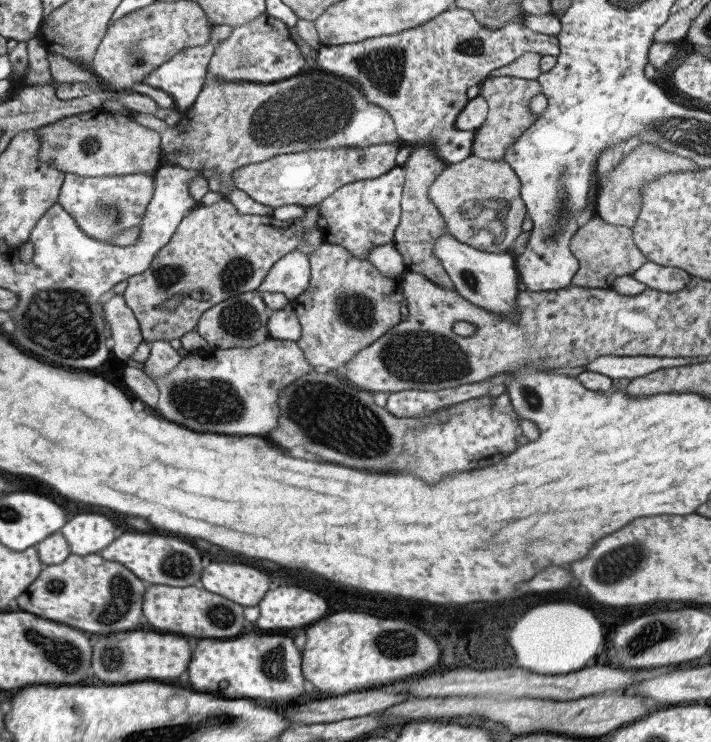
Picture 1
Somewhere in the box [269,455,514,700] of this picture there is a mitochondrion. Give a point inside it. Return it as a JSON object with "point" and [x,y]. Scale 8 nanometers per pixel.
{"point":[390,642]}

